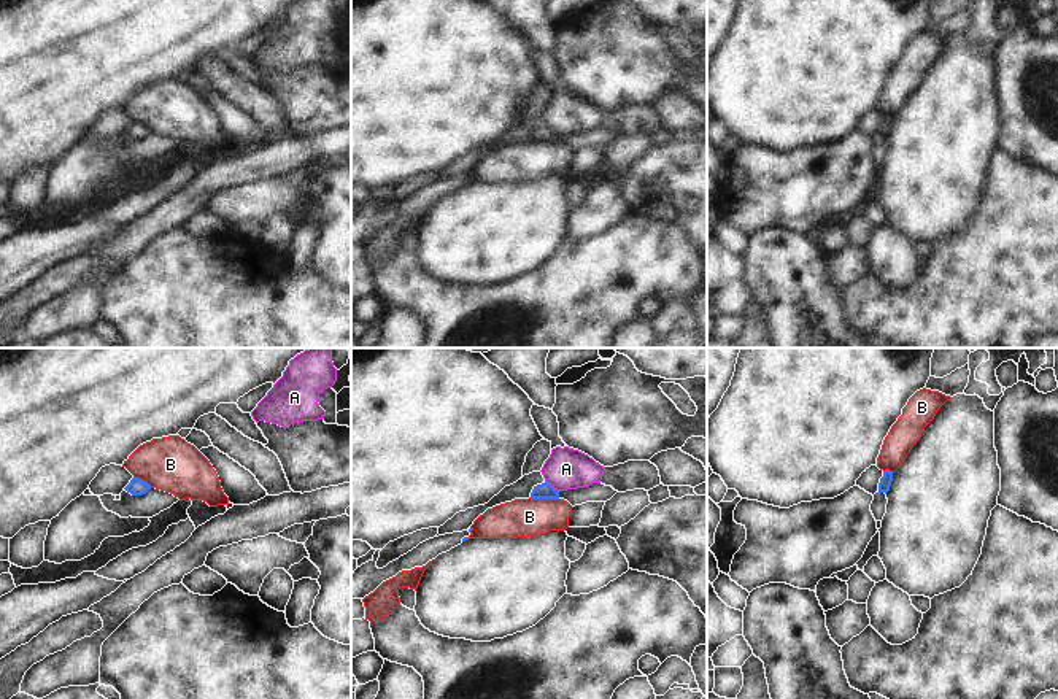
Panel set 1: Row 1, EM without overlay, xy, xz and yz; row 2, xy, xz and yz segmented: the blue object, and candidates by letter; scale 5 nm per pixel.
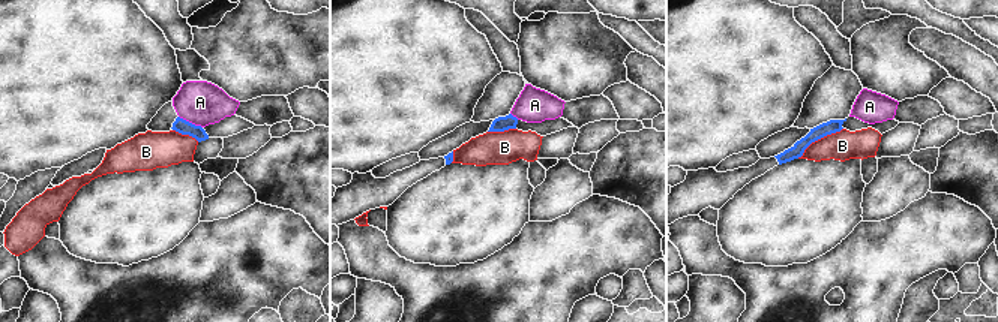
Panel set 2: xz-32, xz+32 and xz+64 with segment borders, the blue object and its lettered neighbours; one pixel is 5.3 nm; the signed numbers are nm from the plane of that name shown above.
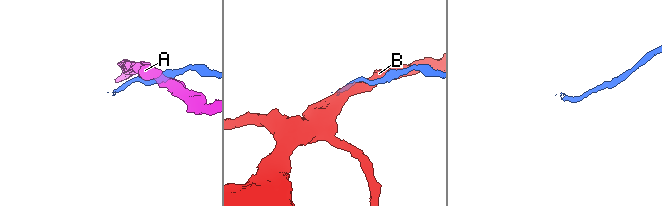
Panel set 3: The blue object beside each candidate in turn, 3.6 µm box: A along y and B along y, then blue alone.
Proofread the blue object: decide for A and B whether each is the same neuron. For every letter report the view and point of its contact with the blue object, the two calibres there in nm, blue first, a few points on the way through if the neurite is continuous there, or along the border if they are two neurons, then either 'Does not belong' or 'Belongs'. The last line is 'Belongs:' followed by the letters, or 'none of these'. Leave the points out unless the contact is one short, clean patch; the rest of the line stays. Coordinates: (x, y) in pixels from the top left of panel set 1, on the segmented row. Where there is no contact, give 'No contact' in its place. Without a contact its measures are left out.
A: Touches blue at xz (550, 485). Thickness 80 nm (blue) against 200 nm. Does not belong
B: Touches blue at xz (544, 498). Thickness 80 nm (blue) against 190 nm. Does not belong
Belongs: none of these

